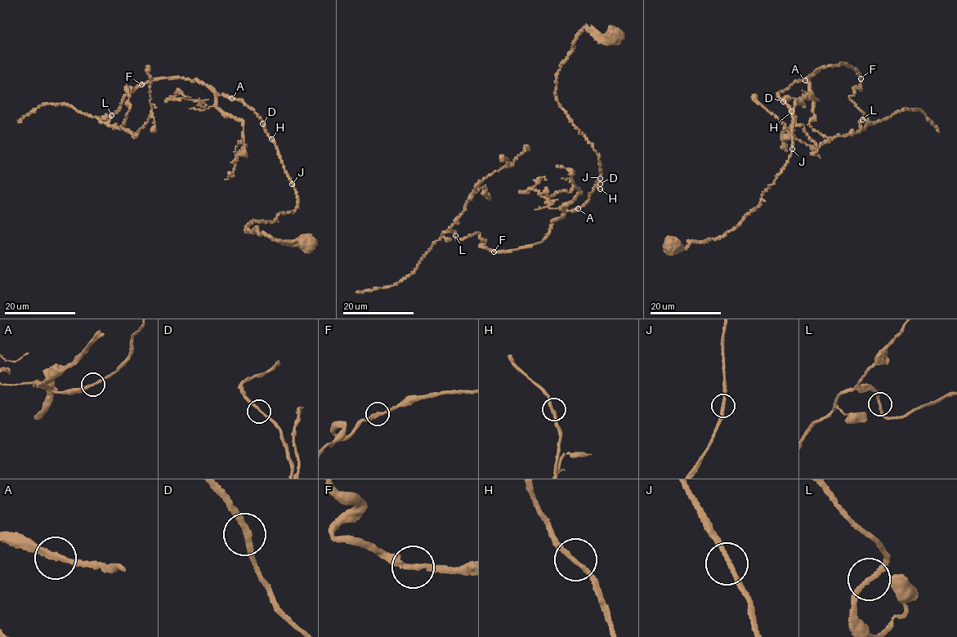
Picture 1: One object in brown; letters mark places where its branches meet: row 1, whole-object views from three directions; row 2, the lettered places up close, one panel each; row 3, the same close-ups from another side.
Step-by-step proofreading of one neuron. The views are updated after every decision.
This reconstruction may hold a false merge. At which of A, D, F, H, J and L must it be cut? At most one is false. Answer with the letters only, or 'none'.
none

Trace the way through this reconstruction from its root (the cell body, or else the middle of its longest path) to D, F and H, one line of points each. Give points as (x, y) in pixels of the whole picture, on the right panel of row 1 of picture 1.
D: (673, 245), (676, 251), (671, 253), (692, 242), (721, 237), (759, 207), (791, 151), (793, 118), (783, 101)
F: (673, 245), (671, 253), (721, 237), (759, 207), (793, 143), (792, 113), (778, 93), (840, 64), (860, 78)
H: (673, 245), (676, 251), (671, 253), (692, 242), (721, 237), (759, 207), (763, 192), (790, 153), (791, 111)

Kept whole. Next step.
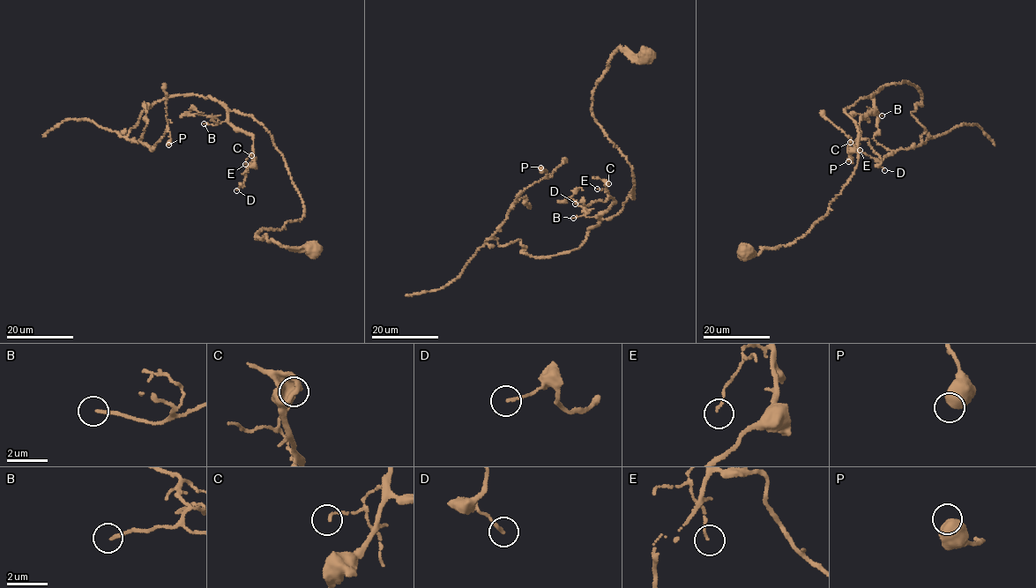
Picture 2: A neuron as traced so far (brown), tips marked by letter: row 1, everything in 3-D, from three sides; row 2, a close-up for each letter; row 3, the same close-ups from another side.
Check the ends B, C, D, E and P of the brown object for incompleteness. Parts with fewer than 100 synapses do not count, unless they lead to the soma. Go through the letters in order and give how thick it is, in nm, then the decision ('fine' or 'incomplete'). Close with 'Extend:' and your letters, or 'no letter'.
B: 140 nm thick; fine
C: 110 nm thick; fine
D: 140 nm thick; fine
E: 100 nm thick; fine
P: 650 nm thick; fine
Extend: no letter

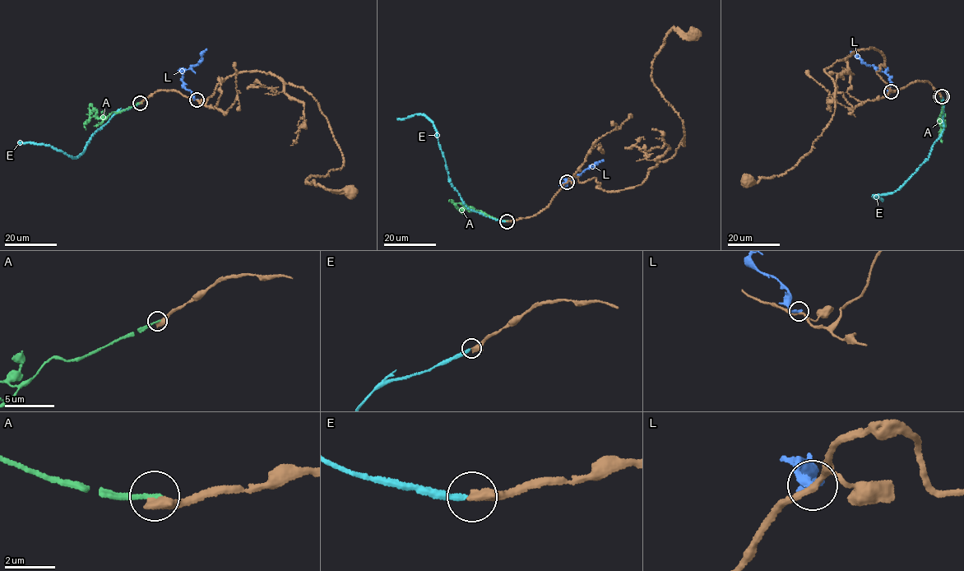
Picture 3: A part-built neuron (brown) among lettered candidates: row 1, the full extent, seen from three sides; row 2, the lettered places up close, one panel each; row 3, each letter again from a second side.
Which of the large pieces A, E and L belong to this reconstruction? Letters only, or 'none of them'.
none of them

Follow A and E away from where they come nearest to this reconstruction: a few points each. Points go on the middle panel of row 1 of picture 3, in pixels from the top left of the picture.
A: (507, 220), (470, 207), (458, 207), (449, 201)
E: (507, 221), (470, 210), (465, 205), (451, 183), (433, 123), (421, 114), (396, 118)

